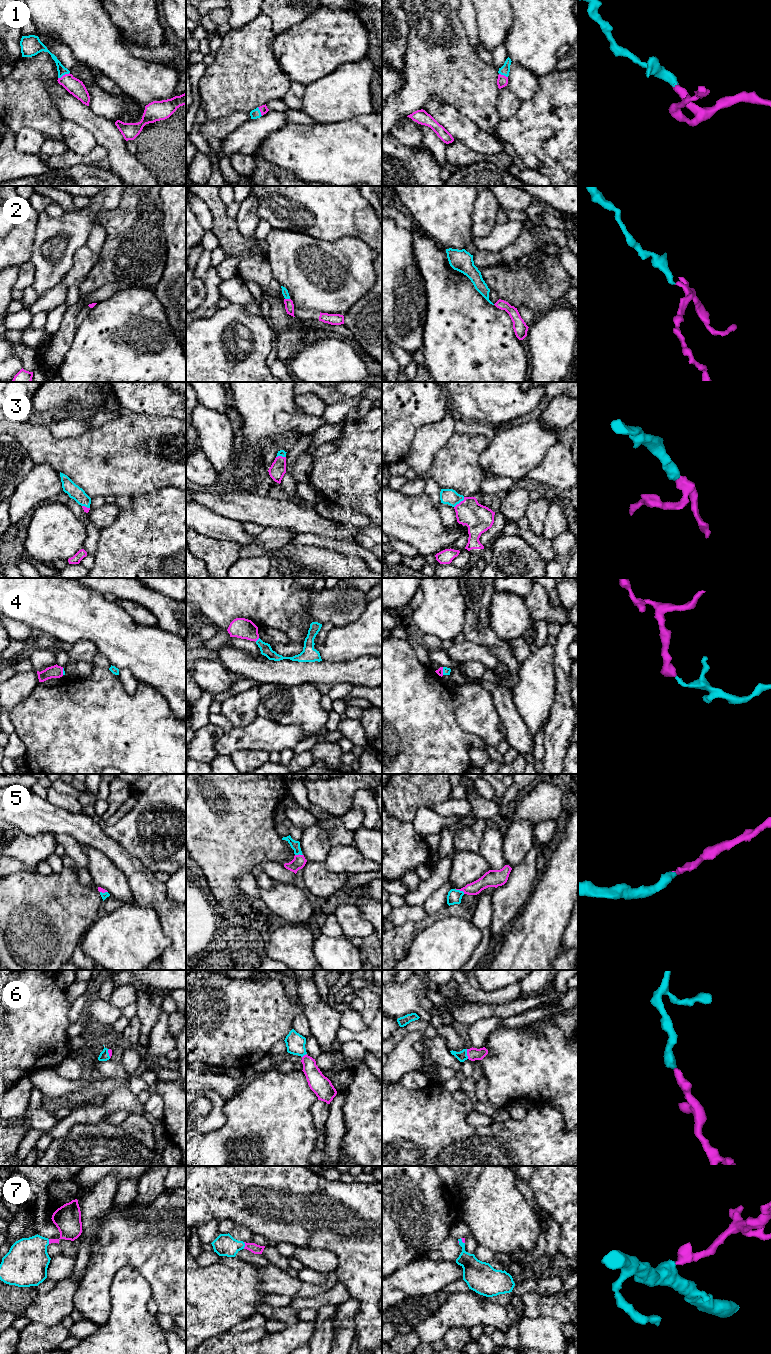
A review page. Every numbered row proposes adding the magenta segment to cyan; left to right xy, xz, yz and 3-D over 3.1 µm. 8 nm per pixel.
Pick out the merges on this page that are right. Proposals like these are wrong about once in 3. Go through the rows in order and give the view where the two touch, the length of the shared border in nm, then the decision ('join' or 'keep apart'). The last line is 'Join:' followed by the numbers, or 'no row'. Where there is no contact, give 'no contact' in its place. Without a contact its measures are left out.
1: meets cyan in xy; contact 110 nm long; join
2: meets cyan in xz; contact 40 nm long; join
3: meets cyan in yz; contact 120 nm long; join
4: meets cyan in xz; contact 50 nm long; join
5: meets cyan in yz; contact 90 nm long; join
6: meets cyan in yz; contact 80 nm long; join
7: meets cyan in xz; contact 60 nm long; join
Join: 1, 2, 3, 4, 5, 6, 7

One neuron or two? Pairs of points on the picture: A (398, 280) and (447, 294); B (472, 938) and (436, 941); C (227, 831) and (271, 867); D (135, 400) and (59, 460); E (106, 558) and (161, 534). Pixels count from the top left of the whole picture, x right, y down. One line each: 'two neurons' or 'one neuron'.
A: two neurons
B: one neuron
C: two neurons
D: two neurons
E: one neuron

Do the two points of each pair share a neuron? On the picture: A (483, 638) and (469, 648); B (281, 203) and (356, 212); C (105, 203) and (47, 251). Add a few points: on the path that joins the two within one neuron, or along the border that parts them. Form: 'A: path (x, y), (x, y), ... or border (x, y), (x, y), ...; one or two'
A: border (465, 639), (484, 645), (496, 656); two
B: path (300, 203), (324, 203), (329, 207), (337, 209); one
C: path (91, 213), (61, 237); one

